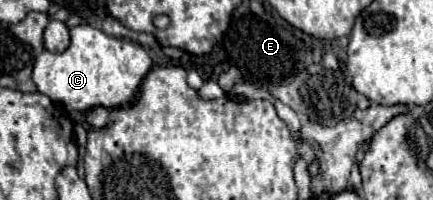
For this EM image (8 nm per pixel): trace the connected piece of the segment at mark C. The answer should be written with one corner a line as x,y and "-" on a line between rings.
83,24
71,30
71,46
65,52
55,54
43,50
35,58
33,82
37,84
37,90
41,94
49,96
51,102
65,108
67,112
85,112
95,106
115,108
125,106
127,102
131,102
131,98
135,98
139,82
143,82
151,66
153,60
143,46
129,40
111,38
91,24

